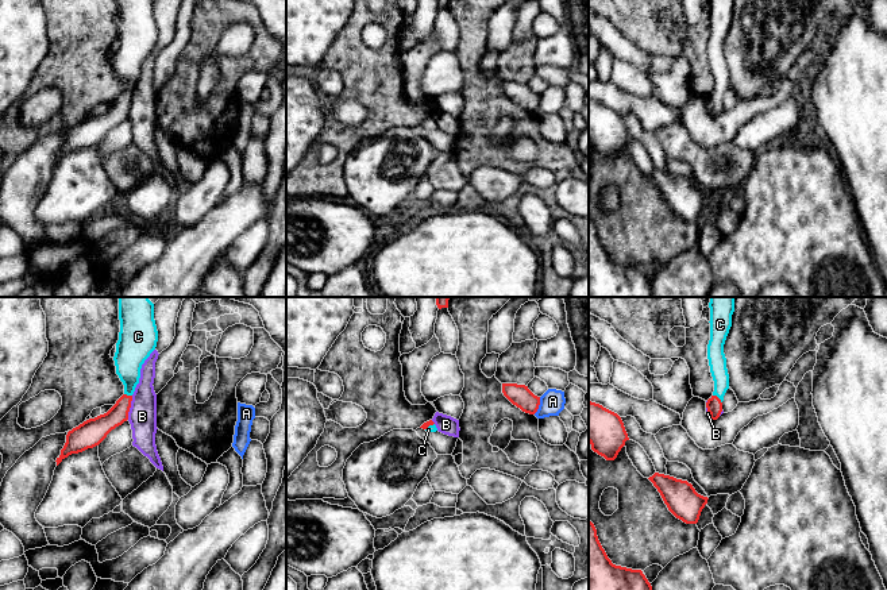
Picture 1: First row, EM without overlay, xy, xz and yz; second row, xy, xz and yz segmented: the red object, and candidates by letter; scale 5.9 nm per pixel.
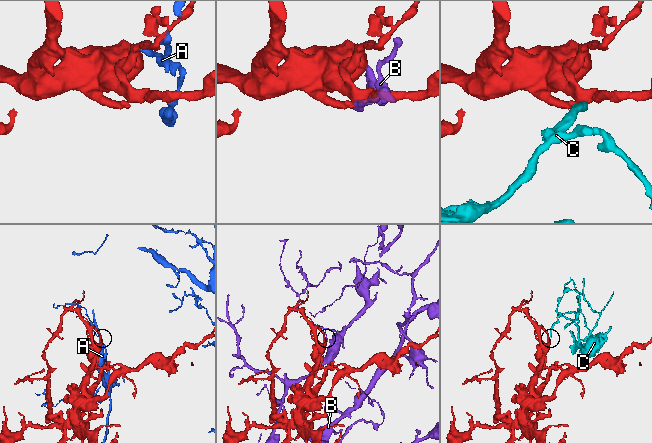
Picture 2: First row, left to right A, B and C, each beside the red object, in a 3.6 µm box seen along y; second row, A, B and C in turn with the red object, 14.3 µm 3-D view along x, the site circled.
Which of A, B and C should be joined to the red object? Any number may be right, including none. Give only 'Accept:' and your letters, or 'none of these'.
Accept: C

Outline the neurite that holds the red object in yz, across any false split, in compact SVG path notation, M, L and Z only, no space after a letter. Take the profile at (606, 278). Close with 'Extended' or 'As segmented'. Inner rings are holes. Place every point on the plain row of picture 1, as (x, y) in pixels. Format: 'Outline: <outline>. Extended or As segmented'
Outline: M589 217L589 297L653 297L641 267L616 263L602 246Z. As segmented

